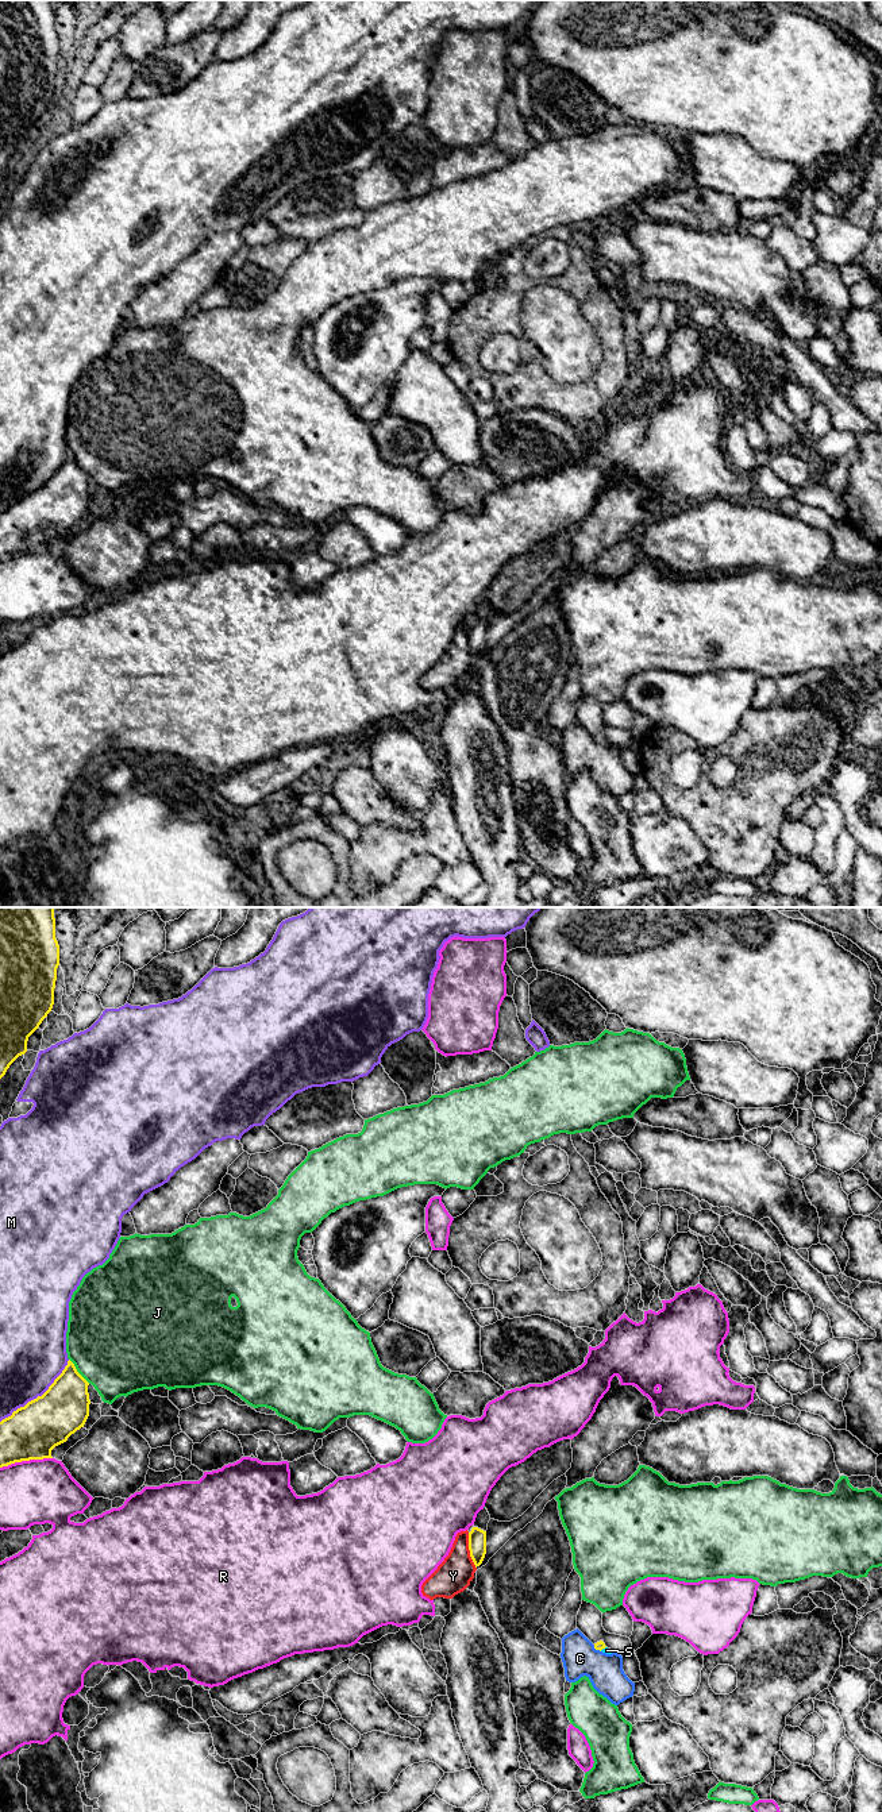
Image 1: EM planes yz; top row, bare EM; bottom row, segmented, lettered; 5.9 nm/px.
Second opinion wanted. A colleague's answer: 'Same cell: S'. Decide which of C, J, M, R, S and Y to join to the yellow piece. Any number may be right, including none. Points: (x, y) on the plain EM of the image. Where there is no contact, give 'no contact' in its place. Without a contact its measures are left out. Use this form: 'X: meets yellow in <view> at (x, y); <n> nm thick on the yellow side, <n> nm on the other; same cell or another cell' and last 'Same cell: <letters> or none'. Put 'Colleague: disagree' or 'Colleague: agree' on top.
Colleague: agree
C: meets yellow in yz at (596, 741); 50 nm thick on the yellow side, 220 nm on the other; another cell
J: meets yellow in yz at (76, 463); 300 nm thick on the yellow side, 480 nm on the other; another cell
M: meets yellow in yz at (38, 489); 320 nm thick on the yellow side, 380 nm on the other; another cell
R: meets yellow in yz at (26, 552); 320 nm thick on the yellow side, 380 nm on the other; another cell
S: meets yellow in yz at (603, 740); 50 nm thick on the yellow side, 40 nm on the other; same cell
Y: meets yellow in yz at (469, 642); 110 nm thick on the yellow side, 220 nm on the other; another cell
Same cell: S

